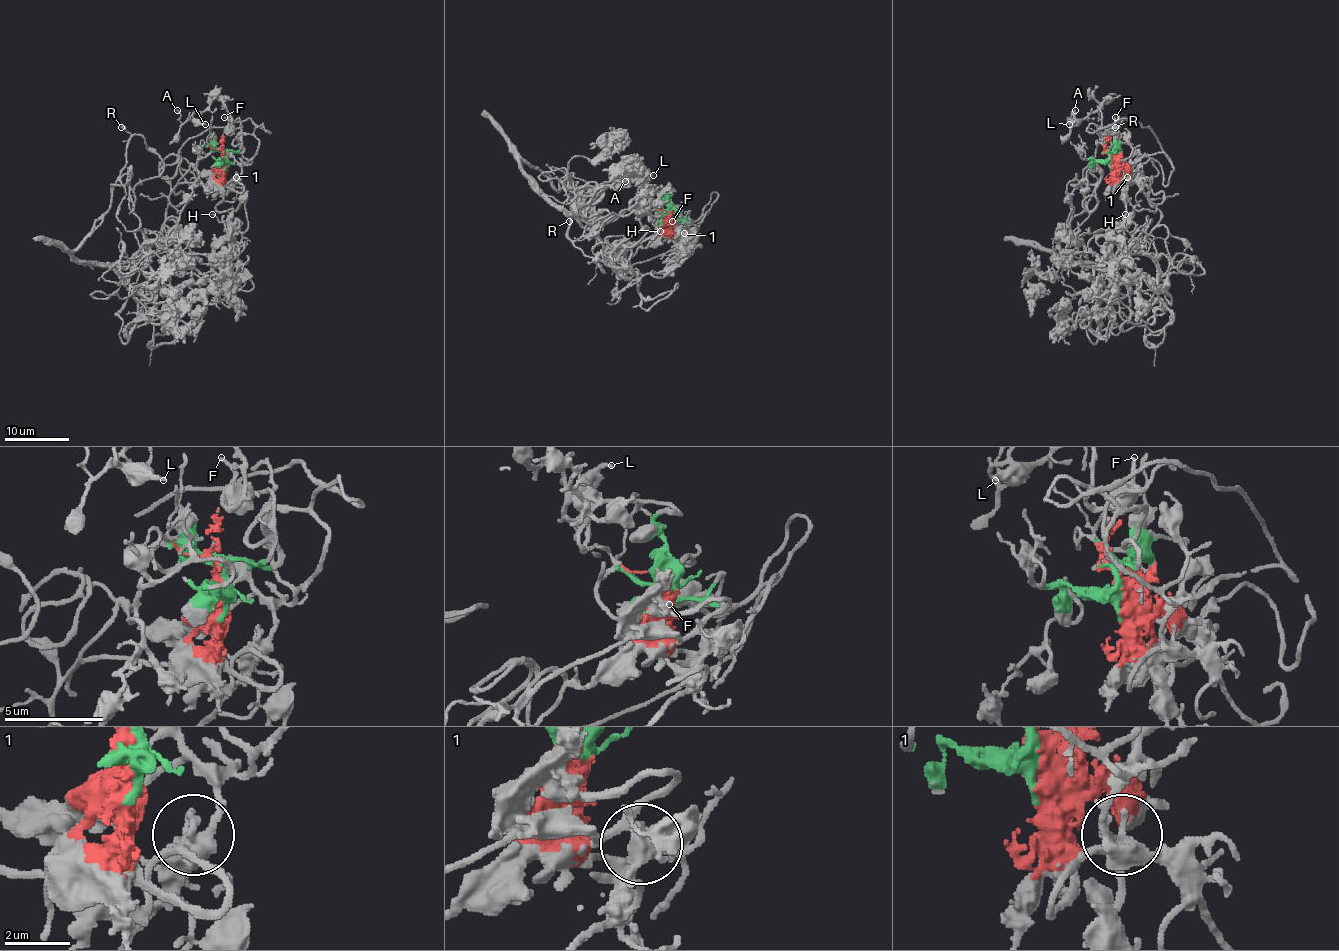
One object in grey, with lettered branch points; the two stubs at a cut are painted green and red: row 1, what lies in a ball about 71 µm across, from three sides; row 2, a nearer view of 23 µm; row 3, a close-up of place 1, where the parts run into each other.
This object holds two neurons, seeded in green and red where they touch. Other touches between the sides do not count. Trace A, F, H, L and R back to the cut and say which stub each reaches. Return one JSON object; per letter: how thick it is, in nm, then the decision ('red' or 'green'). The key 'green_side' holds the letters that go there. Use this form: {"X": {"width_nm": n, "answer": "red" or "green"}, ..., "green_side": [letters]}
{"A": {"width_nm": 180, "answer": "green"}, "F": {"width_nm": 180, "answer": "green"}, "H": {"width_nm": 120, "answer": "green"}, "L": {"width_nm": 240, "answer": "green"}, "R": {"width_nm": 280, "answer": "red"}, "green_side": ["A", "F", "H", "L"]}

